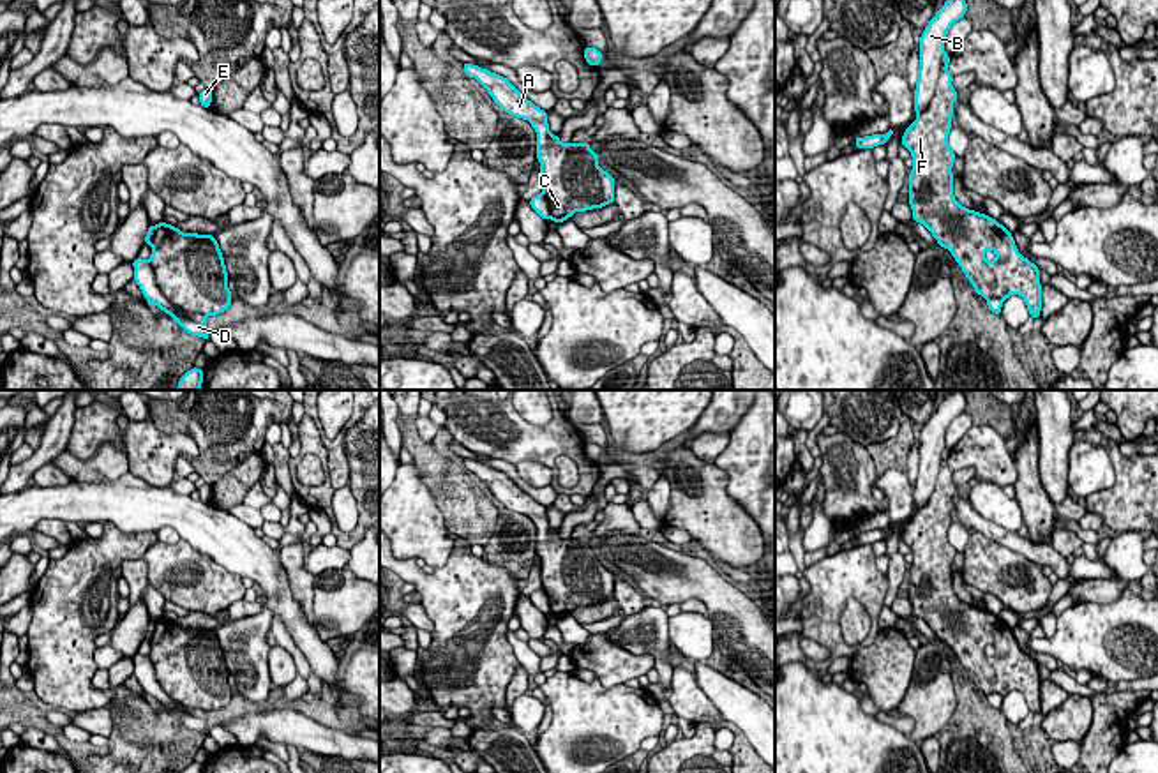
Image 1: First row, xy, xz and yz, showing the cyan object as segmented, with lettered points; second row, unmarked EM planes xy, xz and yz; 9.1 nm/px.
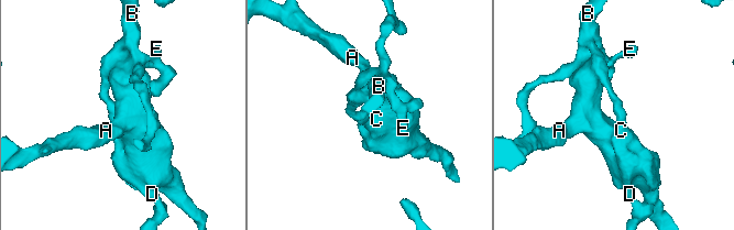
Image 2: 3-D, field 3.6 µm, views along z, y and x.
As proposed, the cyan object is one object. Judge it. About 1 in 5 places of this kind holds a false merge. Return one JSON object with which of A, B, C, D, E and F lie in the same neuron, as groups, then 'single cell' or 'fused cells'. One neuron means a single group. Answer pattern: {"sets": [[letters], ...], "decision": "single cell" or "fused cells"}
{"sets": [["A", "B", "C", "D", "E", "F"]], "decision": "single cell"}

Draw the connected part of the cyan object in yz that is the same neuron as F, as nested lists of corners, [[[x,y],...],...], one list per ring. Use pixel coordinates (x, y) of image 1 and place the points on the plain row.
[[[953,390],[920,432],[916,515],[900,535],[913,552],[907,597],[913,616],[923,619],[951,648],[994,709],[1001,709],[1006,694],[1019,690],[1036,715],[1041,706],[1040,664],[1019,648],[1013,630],[1003,619],[962,602],[953,591],[951,563],[957,551],[948,540],[948,529],[955,510],[951,499],[959,492],[948,466],[944,434],[966,406],[966,394]]]

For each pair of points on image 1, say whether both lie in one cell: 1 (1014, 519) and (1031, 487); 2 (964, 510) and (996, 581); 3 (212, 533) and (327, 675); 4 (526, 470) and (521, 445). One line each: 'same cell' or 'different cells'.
1: different cells
2: different cells
3: same cell
4: different cells

